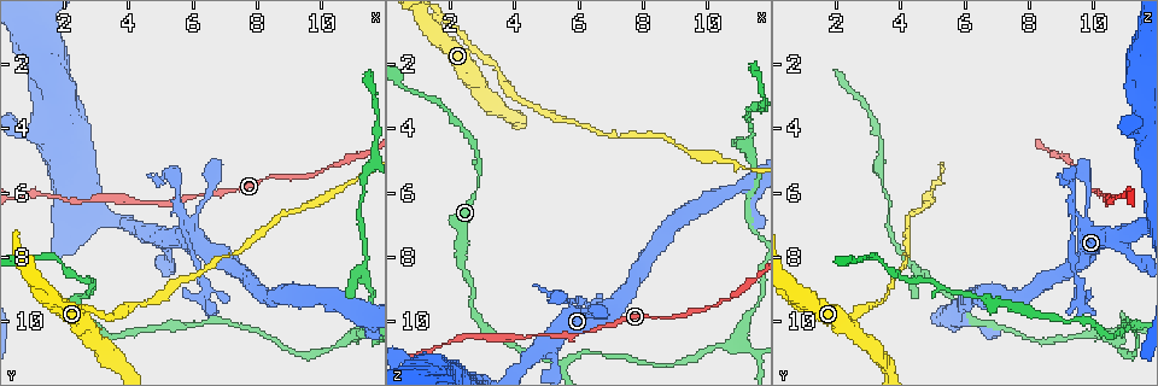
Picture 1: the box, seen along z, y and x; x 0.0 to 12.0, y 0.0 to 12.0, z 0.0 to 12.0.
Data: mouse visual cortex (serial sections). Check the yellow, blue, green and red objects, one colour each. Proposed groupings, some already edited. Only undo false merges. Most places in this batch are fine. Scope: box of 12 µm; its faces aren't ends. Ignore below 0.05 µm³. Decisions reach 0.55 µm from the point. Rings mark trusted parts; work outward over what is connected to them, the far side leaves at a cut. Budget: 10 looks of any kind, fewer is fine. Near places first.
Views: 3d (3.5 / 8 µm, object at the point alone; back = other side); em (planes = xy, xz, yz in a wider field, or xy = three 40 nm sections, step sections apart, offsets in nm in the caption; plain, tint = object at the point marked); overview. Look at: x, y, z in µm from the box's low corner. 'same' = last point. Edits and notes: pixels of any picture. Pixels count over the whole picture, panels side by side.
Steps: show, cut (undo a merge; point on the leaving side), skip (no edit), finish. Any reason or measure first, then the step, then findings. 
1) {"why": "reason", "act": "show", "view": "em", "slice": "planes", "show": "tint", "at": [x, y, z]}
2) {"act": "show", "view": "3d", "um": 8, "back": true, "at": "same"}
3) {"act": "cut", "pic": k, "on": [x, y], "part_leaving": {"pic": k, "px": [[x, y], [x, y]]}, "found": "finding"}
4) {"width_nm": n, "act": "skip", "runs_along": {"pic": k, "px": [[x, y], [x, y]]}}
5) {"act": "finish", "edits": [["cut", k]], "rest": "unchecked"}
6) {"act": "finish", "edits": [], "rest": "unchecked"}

{"why": "a fork", "act": "show", "view": "3d", "um": 3.5, "at": [5.5, 10.1, 11.3]}

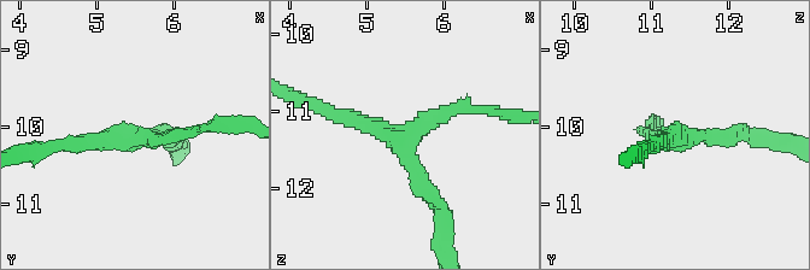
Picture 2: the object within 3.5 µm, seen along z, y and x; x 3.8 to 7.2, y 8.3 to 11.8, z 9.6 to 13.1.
{"arms": 3, "arm_widths_nm": [200, 200, 200], "why": "now the EM", "act": "show", "view": "em", "slice": "xy", "step": 1, "show": "tint", "at": [5.50, 10.15, 11.35]}

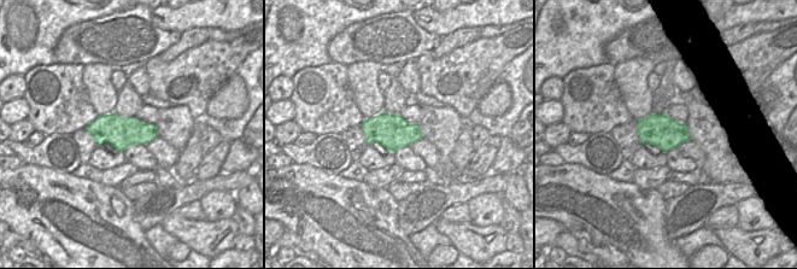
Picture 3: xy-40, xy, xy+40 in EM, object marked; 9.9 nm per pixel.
{"act": "show", "view": "em", "slice": "xy", "step": 3, "show": "tint", "at": "same"}

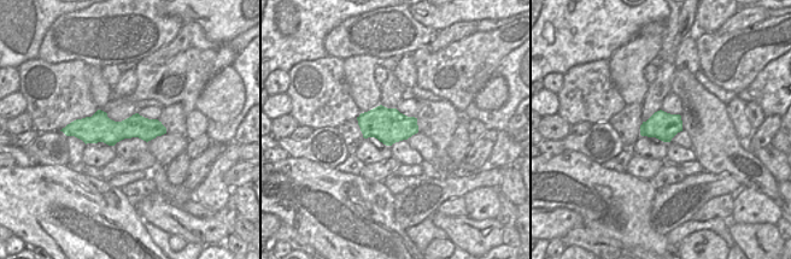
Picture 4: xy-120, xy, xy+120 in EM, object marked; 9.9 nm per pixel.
{"act": "skip", "runs_along": {"pic": 4, "px": [[163, 130], [78, 130], [75, 133]]}, "found": "continuous, no second cell"}

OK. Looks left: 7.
{"why": "thick turns thin", "act": "show", "view": "3d", "um": 3.5, "at": [5.7, 6.6, 9.4]}

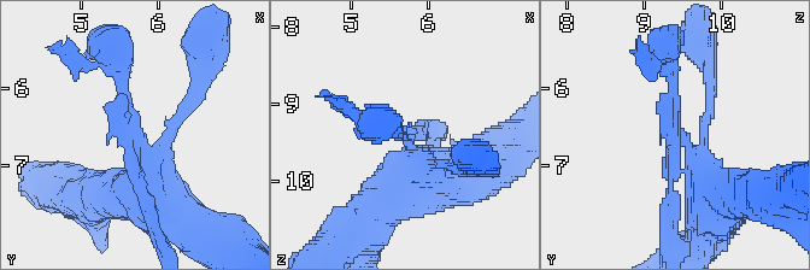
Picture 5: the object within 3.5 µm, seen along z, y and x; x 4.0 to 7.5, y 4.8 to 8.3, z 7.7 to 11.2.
{"arm_widths_nm": [150, 500], "why": "shape alone is not enough", "act": "show", "view": "em", "slice": "xy", "step": 2, "show": "tint", "at": [5.60, 6.60, 9.35]}

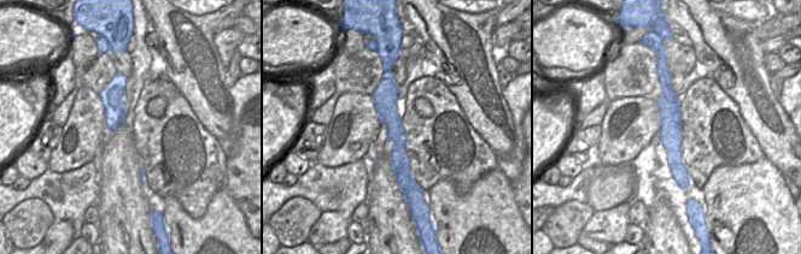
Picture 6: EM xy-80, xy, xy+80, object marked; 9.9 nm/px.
{"why": "another direction", "act": "show", "view": "em", "slice": "xy", "step": 3, "show": "tint", "at": "same"}

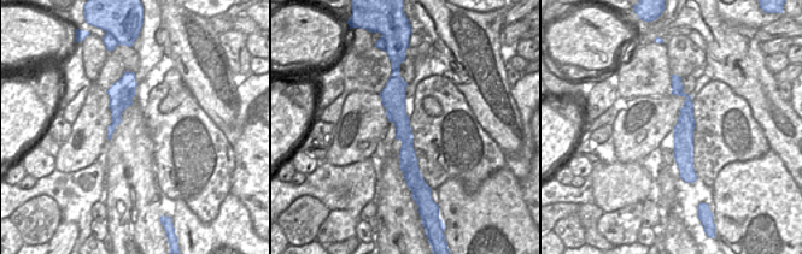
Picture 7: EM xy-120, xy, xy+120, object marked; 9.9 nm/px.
{"act": "cut", "pic": 5, "on": [121, 122], "found": "two cells meet here"}

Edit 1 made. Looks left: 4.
{"act": "show", "view": "overview"}

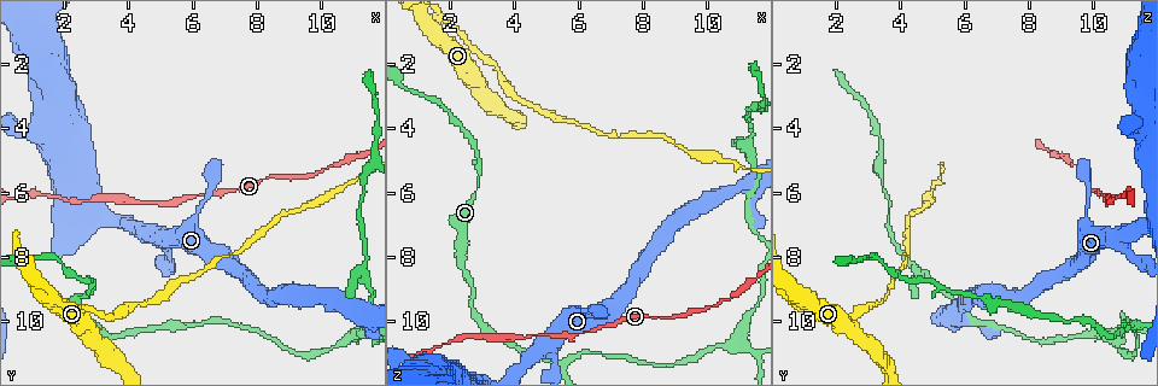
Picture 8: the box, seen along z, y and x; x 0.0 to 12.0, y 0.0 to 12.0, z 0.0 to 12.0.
{"why": "three-way junction", "act": "show", "view": "3d", "um": 8, "at": [10.9, 10.5, 10.6]}

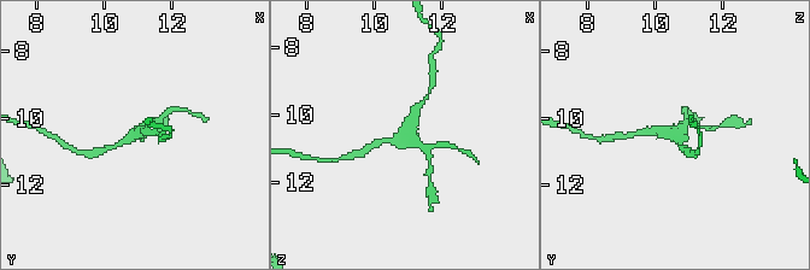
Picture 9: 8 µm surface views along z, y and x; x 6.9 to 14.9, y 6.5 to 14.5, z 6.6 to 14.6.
{"why": "zoom in", "act": "show", "view": "3d", "um": 3.5, "at": [10.9, 10.5, 10.5]}

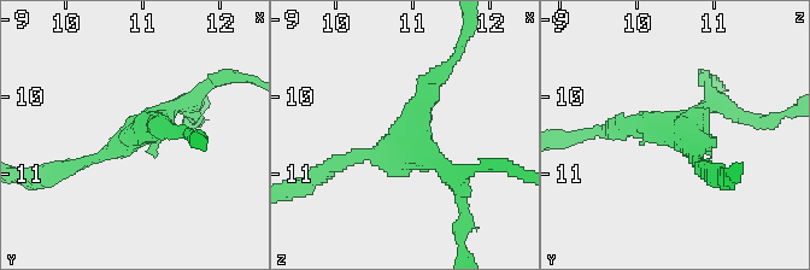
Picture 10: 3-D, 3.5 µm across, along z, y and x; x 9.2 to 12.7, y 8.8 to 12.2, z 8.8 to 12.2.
{"arms": 3, "arm_widths_nm": [150, 250, 250], "act": "show", "view": "em", "slice": "xy", "step": 1, "show": "tint", "at": [10.90, 10.45, 10.60]}

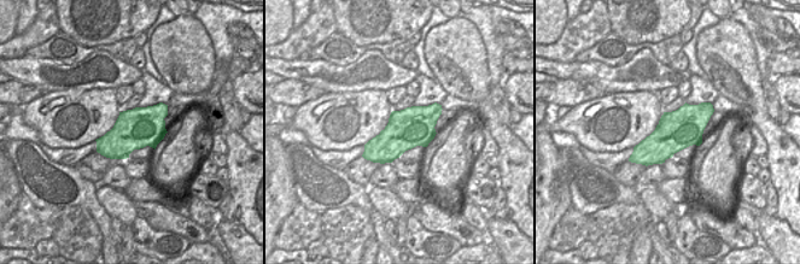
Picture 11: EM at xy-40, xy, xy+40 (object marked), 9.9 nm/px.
{"act": "skip", "runs_along": {"pic": 10, "px": [[339, 163], [406, 141], [439, 76]]}, "found": "one cell here"}

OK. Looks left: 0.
{"act": "finish", "edits": [["cut", 5]], "rest": "unchecked"}

